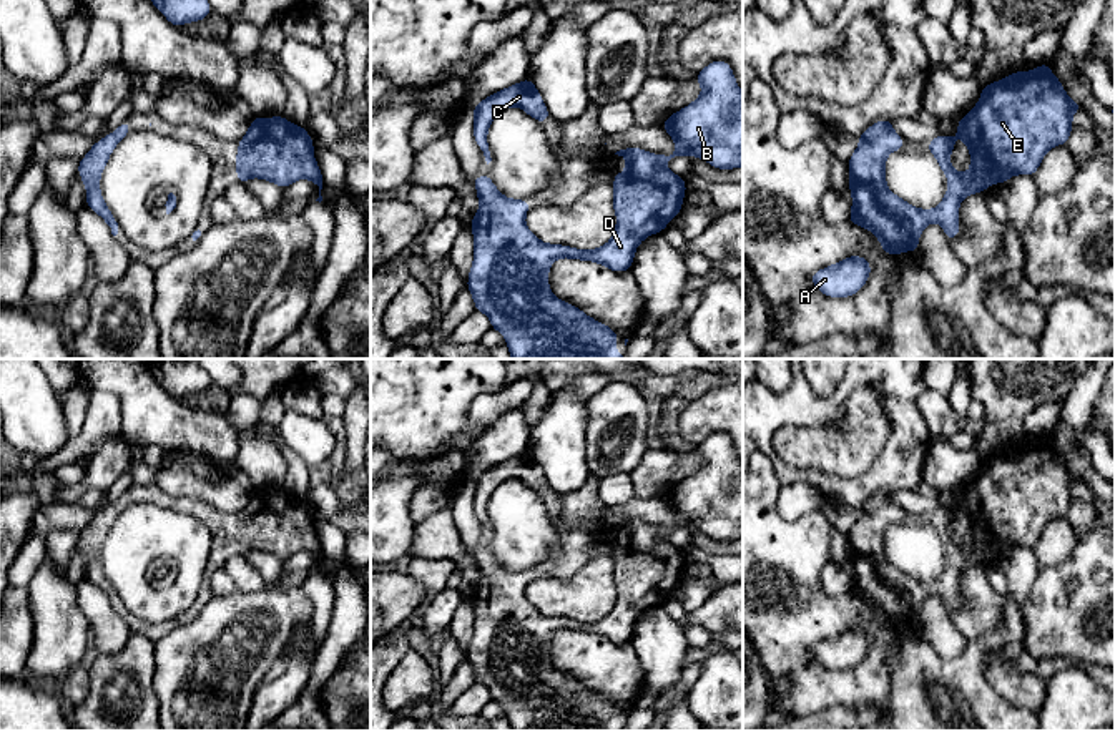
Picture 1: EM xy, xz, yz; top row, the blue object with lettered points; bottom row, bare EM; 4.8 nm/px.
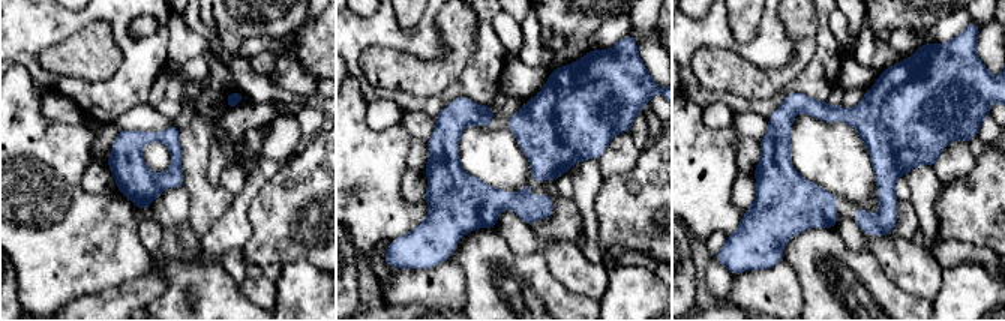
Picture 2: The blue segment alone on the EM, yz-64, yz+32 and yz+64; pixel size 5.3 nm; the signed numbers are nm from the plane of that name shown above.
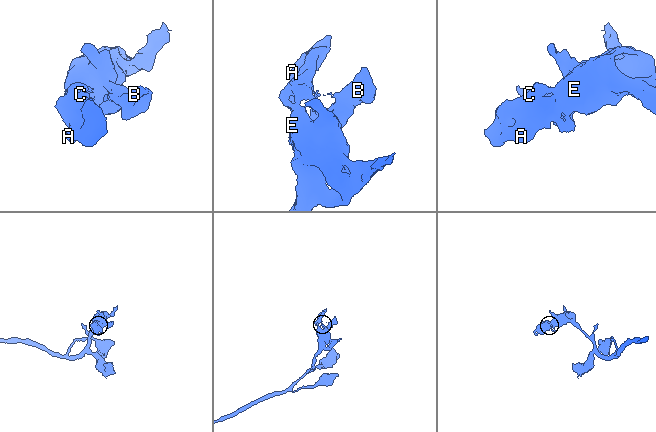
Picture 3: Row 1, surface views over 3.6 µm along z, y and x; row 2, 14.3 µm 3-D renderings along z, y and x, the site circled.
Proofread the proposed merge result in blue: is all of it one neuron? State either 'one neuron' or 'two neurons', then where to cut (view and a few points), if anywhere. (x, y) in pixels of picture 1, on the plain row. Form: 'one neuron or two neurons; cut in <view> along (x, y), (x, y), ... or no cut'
one neuron; no cut

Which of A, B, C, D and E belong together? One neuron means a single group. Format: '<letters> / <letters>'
A B C D E

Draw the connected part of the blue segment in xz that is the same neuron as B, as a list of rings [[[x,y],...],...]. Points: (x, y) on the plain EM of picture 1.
[[[716,432],[706,437],[695,452],[703,459],[701,467],[661,495],[676,515],[670,528],[653,527],[641,520],[623,520],[615,525],[623,528],[628,538],[613,548],[616,600],[602,620],[585,623],[542,615],[523,593],[530,583],[528,572],[505,570],[487,545],[470,552],[477,560],[480,578],[470,593],[474,636],[467,661],[474,670],[475,683],[487,686],[492,703],[503,706],[512,731],[625,731],[623,724],[613,723],[620,709],[616,704],[550,665],[548,641],[555,631],[568,630],[593,633],[615,645],[630,643],[638,616],[661,605],[681,583],[686,557],[681,548],[663,538],[671,530],[700,528],[718,542],[743,538],[743,464],[734,452],[733,440]]]

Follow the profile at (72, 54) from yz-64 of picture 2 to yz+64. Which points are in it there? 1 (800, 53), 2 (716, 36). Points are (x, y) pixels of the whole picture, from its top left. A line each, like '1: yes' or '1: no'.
1: yes
2: no

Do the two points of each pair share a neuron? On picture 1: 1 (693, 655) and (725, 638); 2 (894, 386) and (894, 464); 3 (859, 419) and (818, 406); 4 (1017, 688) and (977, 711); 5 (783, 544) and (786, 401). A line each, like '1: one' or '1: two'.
1: one
2: one
3: two
4: two
5: two

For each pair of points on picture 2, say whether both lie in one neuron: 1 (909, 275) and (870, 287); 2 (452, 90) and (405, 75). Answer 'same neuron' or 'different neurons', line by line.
1: different neurons
2: different neurons

